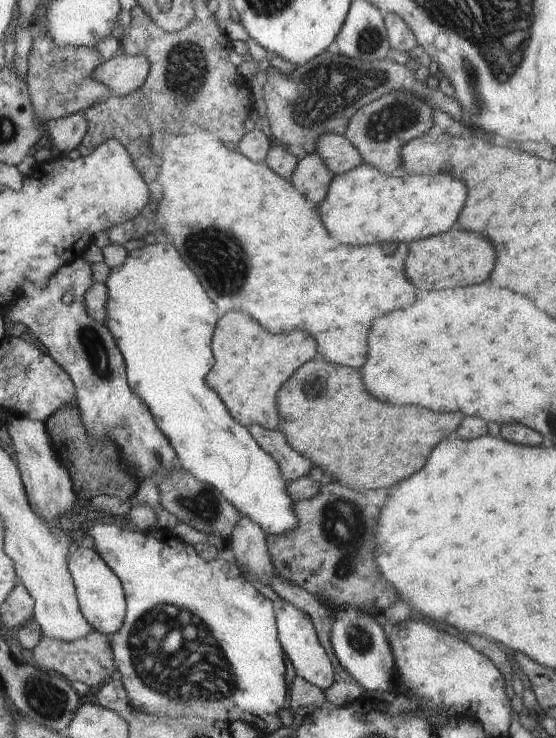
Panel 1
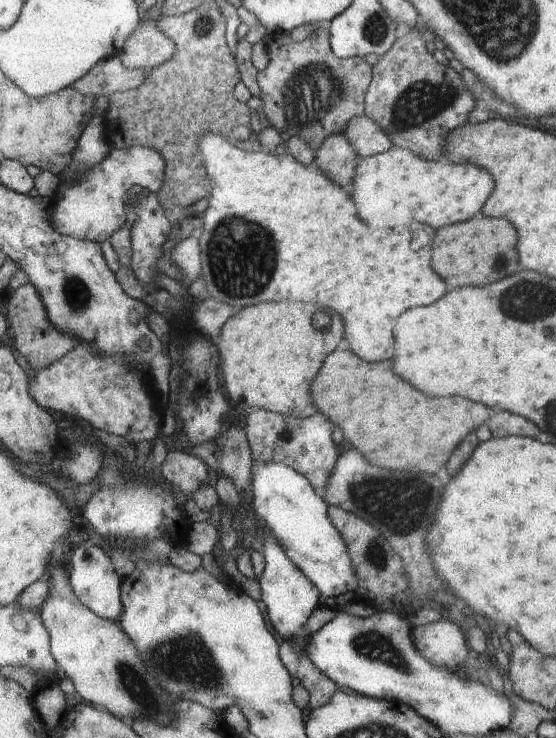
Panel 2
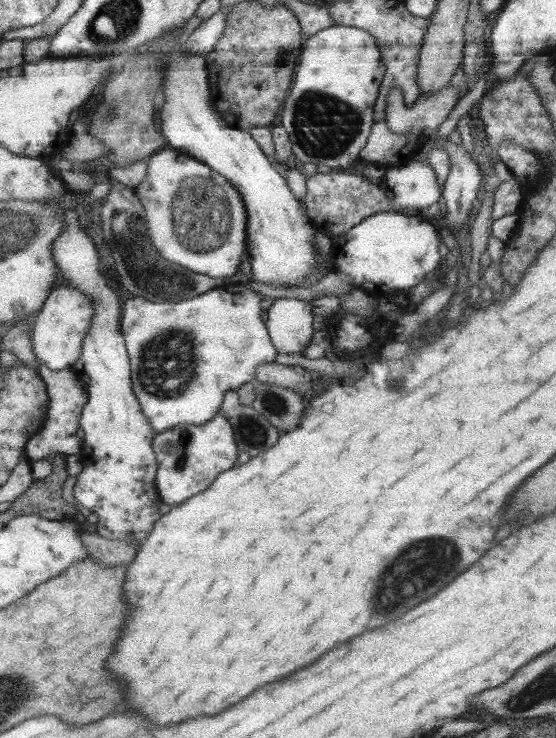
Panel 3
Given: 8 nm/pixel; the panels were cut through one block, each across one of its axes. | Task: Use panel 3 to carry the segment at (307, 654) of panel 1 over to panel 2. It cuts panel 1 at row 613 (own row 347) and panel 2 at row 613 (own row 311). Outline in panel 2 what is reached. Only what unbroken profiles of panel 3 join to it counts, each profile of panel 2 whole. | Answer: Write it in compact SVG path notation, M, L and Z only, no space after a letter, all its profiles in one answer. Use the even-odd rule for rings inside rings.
M268 535L264 538L261 554L264 558L264 572L258 577L261 599L268 613L270 623L283 640L296 640L298 636L309 636L304 628L310 615L316 610L320 602L318 590L312 586L312 582L302 574L300 568L292 564L292 560L286 556L282 546L278 544L276 538Z

